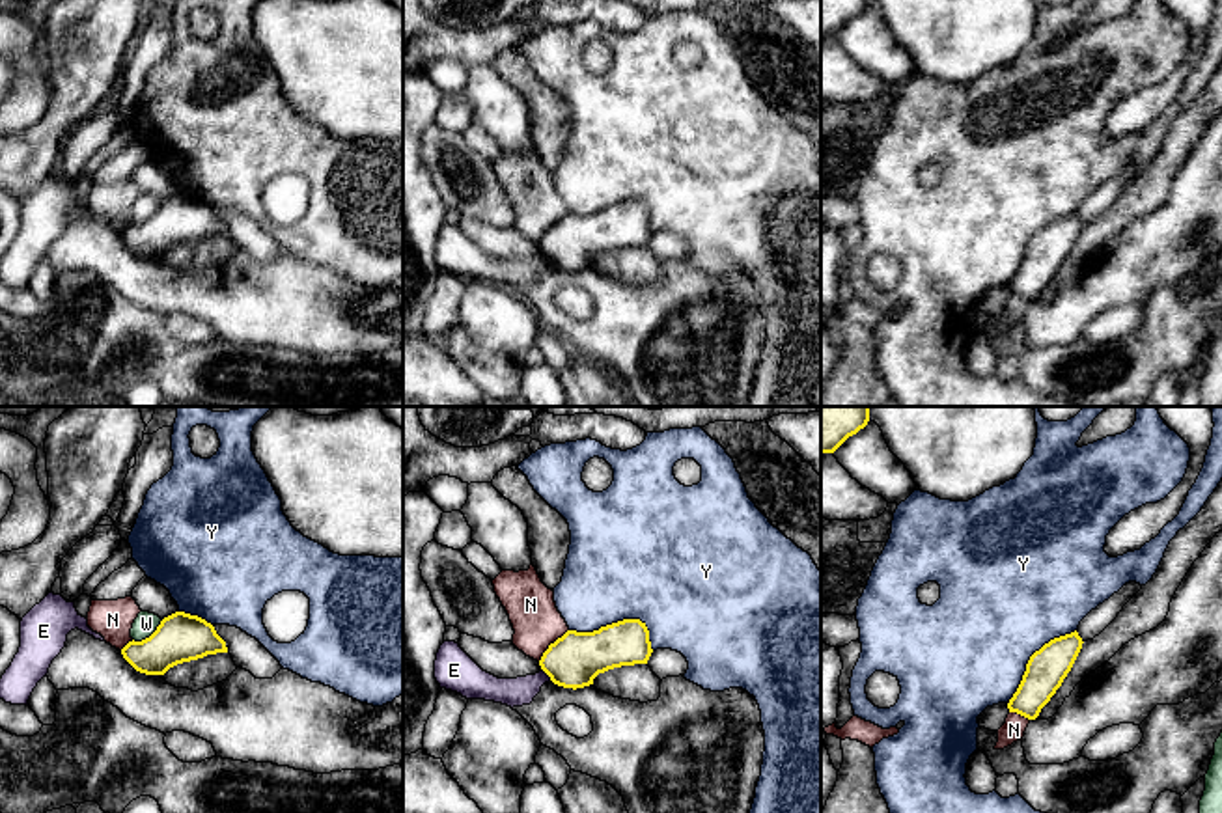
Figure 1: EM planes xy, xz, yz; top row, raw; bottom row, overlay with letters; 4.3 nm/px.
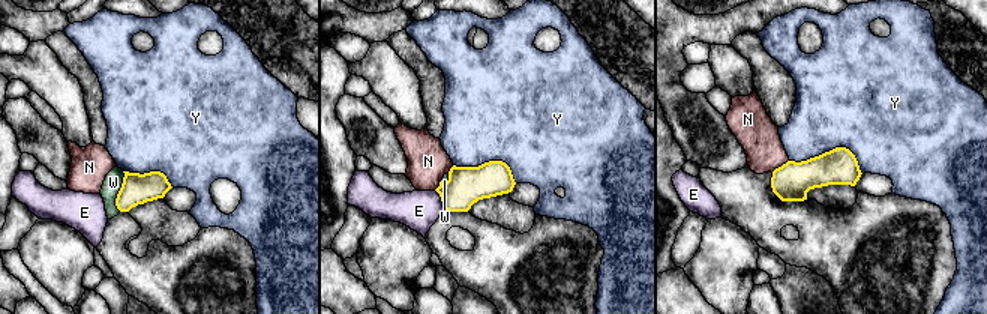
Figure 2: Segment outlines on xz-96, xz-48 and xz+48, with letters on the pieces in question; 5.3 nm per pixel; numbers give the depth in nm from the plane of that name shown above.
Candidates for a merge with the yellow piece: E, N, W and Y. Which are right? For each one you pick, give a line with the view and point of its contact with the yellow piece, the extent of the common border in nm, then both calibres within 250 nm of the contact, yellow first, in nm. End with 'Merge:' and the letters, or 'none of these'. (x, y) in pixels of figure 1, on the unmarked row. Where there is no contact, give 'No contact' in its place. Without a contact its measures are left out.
Merge: none of these

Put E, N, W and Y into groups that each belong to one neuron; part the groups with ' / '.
E / N / W / Y

